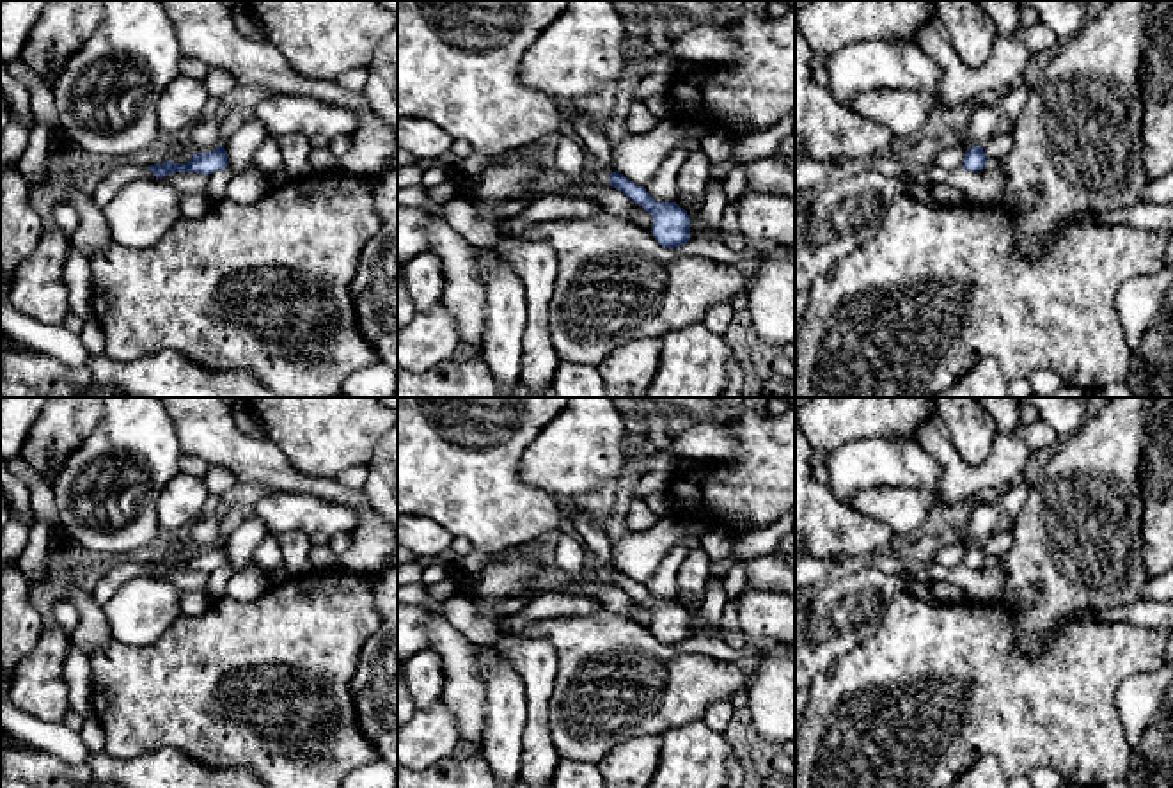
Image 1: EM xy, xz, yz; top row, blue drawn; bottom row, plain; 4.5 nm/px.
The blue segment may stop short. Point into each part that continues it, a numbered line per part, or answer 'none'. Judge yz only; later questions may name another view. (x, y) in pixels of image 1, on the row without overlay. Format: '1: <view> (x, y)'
none

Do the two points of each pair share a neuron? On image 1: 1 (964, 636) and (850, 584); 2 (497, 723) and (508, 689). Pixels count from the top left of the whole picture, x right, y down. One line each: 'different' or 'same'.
1: different
2: same

